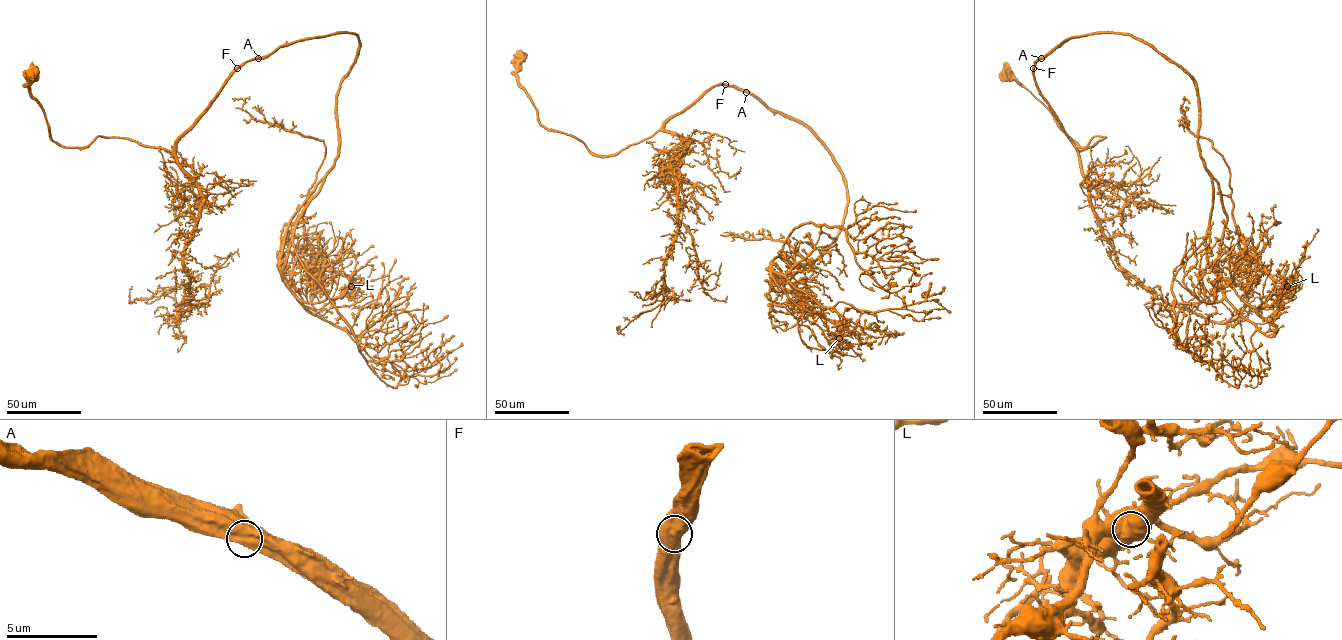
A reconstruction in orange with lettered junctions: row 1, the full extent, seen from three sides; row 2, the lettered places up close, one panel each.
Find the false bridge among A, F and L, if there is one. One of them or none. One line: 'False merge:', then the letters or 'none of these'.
False merge: L

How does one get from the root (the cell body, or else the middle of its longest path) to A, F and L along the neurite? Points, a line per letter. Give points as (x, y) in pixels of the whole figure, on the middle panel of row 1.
A: (519, 55), (516, 83), (539, 122), (599, 155), (652, 136), (712, 87), (746, 92)
F: (519, 55), (516, 83), (539, 122), (599, 155), (652, 136), (704, 92), (725, 84)
L: (519, 55), (539, 122), (599, 155), (722, 84), (799, 120), (847, 204), (771, 275), (839, 338)

